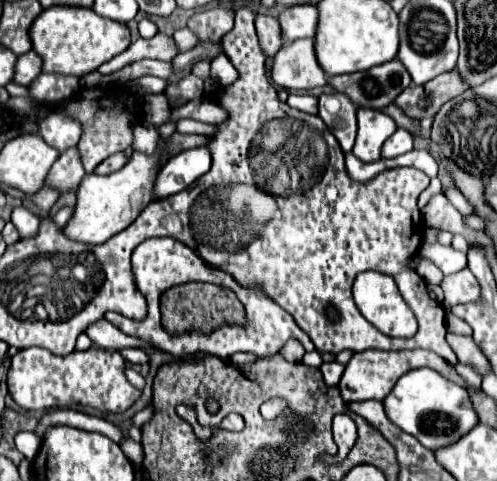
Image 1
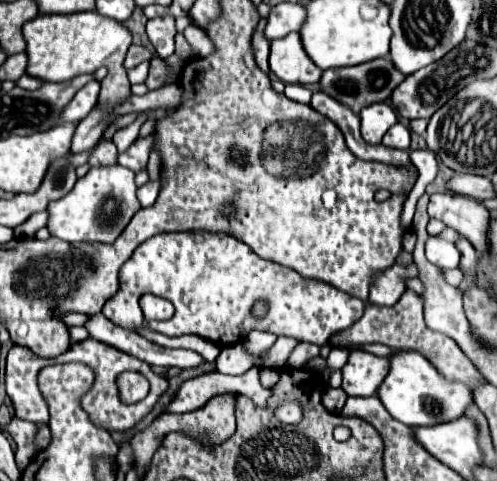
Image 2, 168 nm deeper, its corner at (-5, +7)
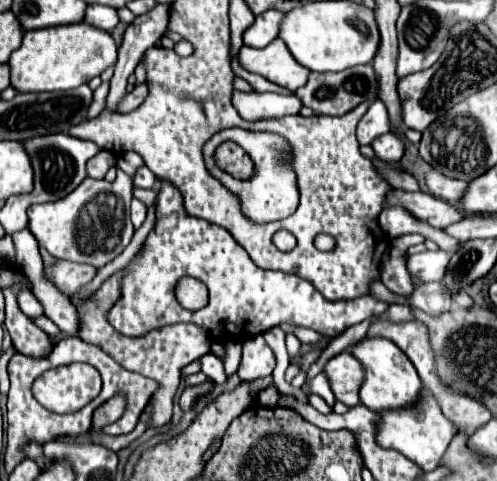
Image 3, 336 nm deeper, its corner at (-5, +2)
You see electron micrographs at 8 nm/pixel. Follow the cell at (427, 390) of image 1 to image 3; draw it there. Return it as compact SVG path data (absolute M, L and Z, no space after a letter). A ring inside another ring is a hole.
M362 338L360 342L356 342L354 346L348 348L348 352L362 364L364 368L364 380L360 384L358 396L360 402L364 406L368 406L374 412L380 410L396 410L396 408L404 408L410 406L420 390L422 390L422 382L412 366L412 362L406 358L406 354L388 338Z

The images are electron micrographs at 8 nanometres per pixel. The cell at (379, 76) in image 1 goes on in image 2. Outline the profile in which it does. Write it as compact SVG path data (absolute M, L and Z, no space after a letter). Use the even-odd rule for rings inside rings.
M374 59L370 63L362 63L362 65L354 65L354 67L340 67L340 69L330 69L324 71L320 85L324 89L324 93L328 93L330 97L346 103L354 113L360 113L360 109L378 103L378 101L386 101L390 99L392 91L404 81L404 73L400 73L396 69L396 65L390 59Z

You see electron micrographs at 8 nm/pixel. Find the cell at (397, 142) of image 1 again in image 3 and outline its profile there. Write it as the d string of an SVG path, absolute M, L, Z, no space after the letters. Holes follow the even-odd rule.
M392 132L378 136L370 146L374 154L384 162L398 162L404 156L404 142Z

